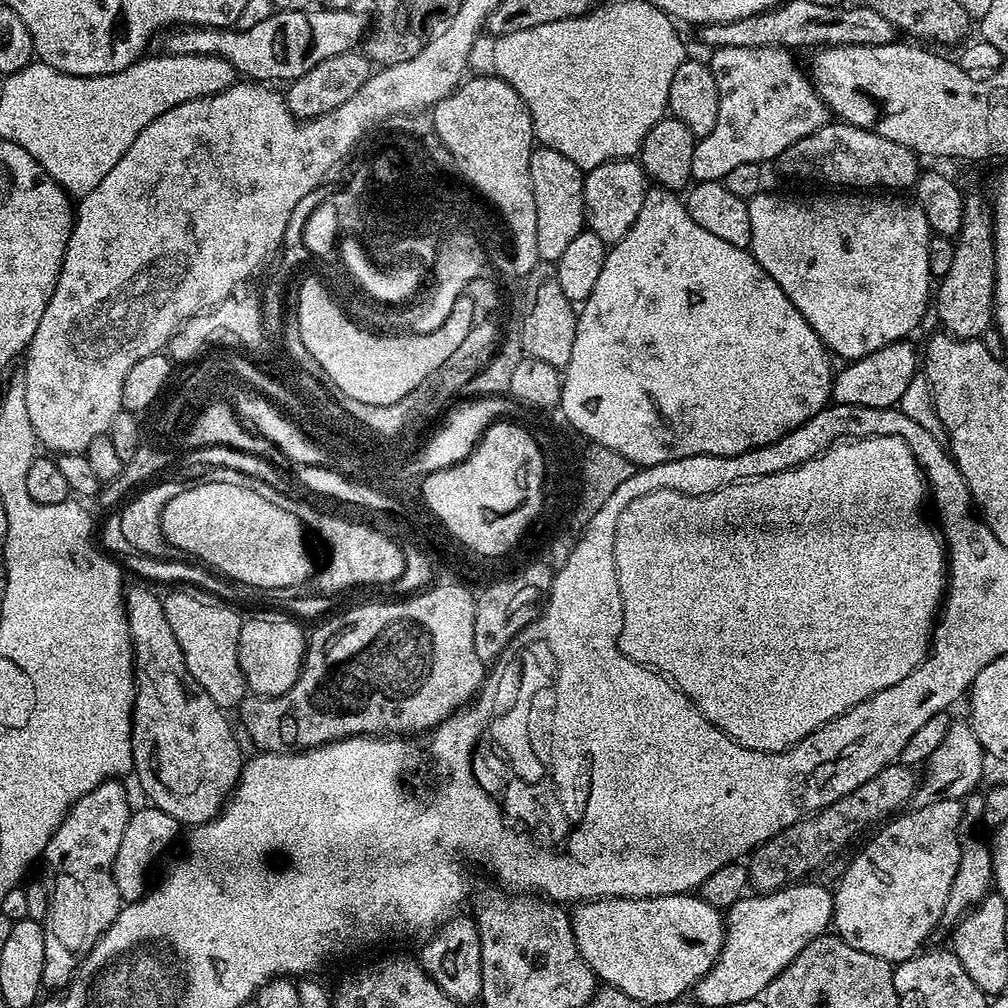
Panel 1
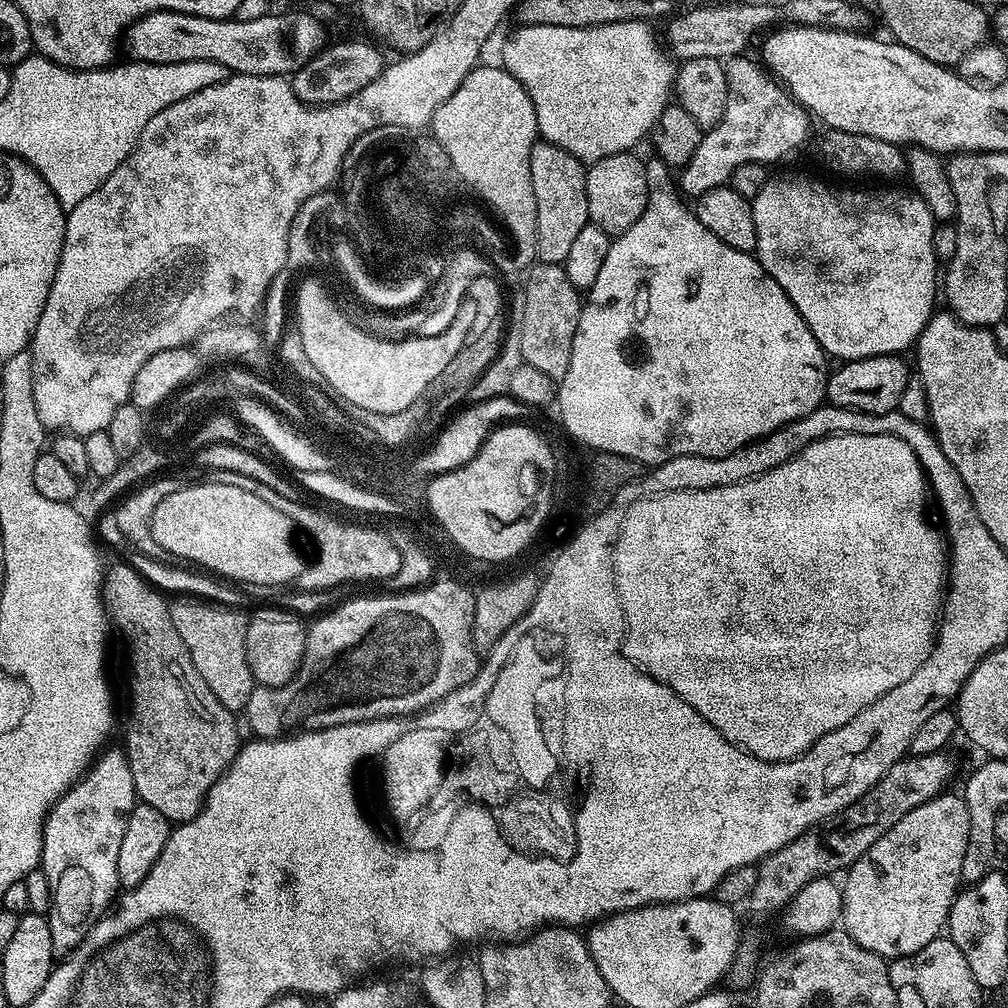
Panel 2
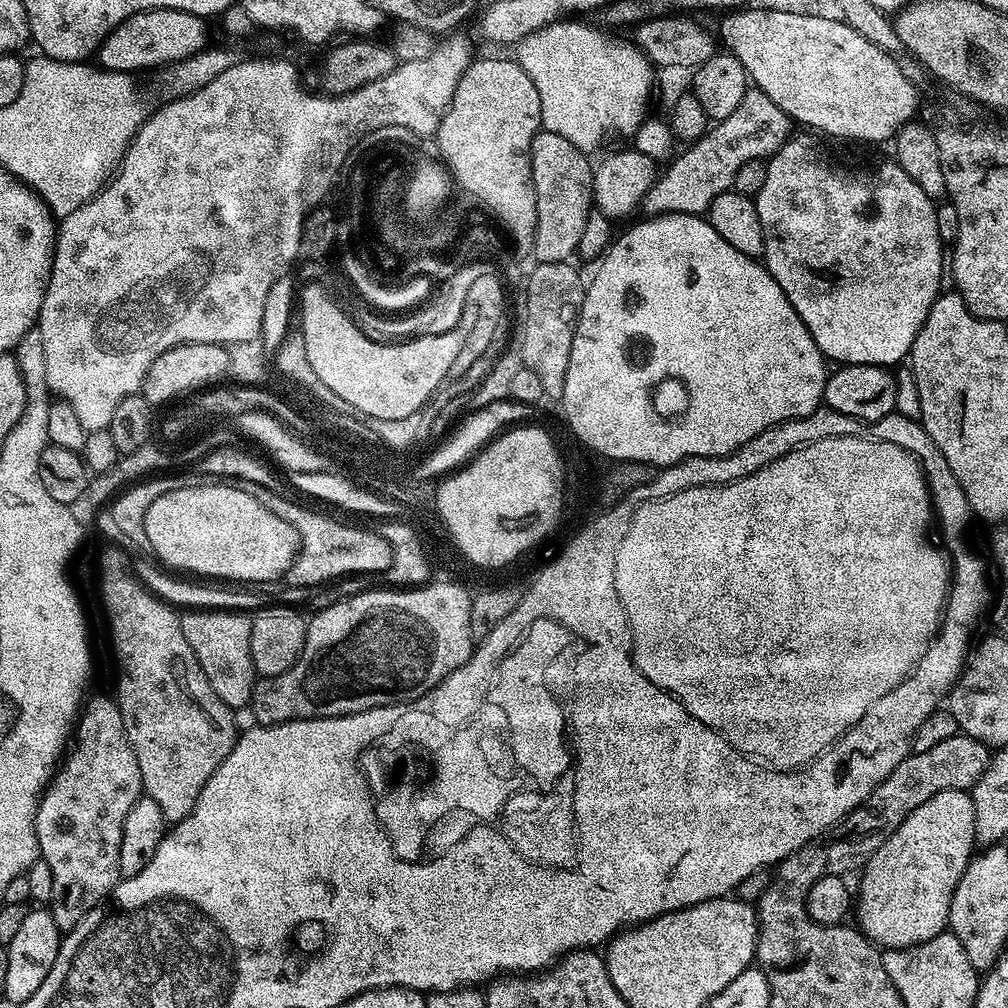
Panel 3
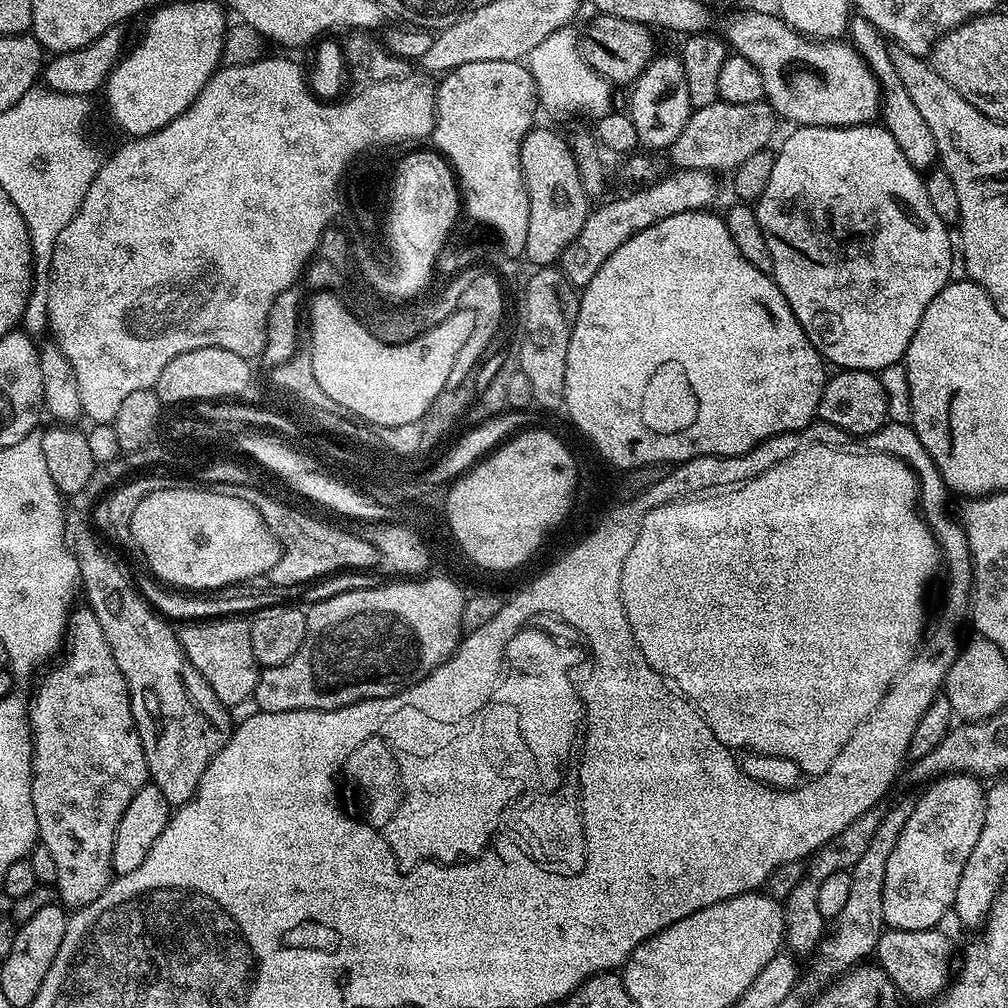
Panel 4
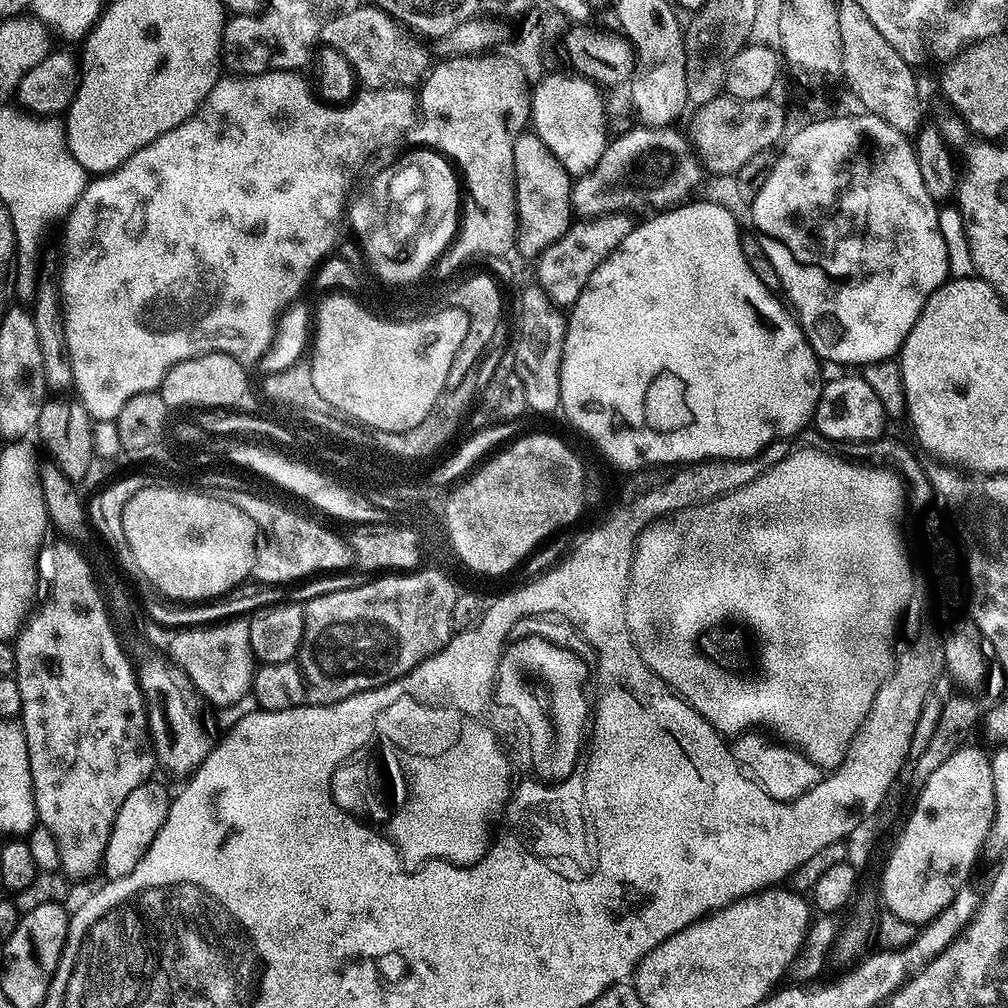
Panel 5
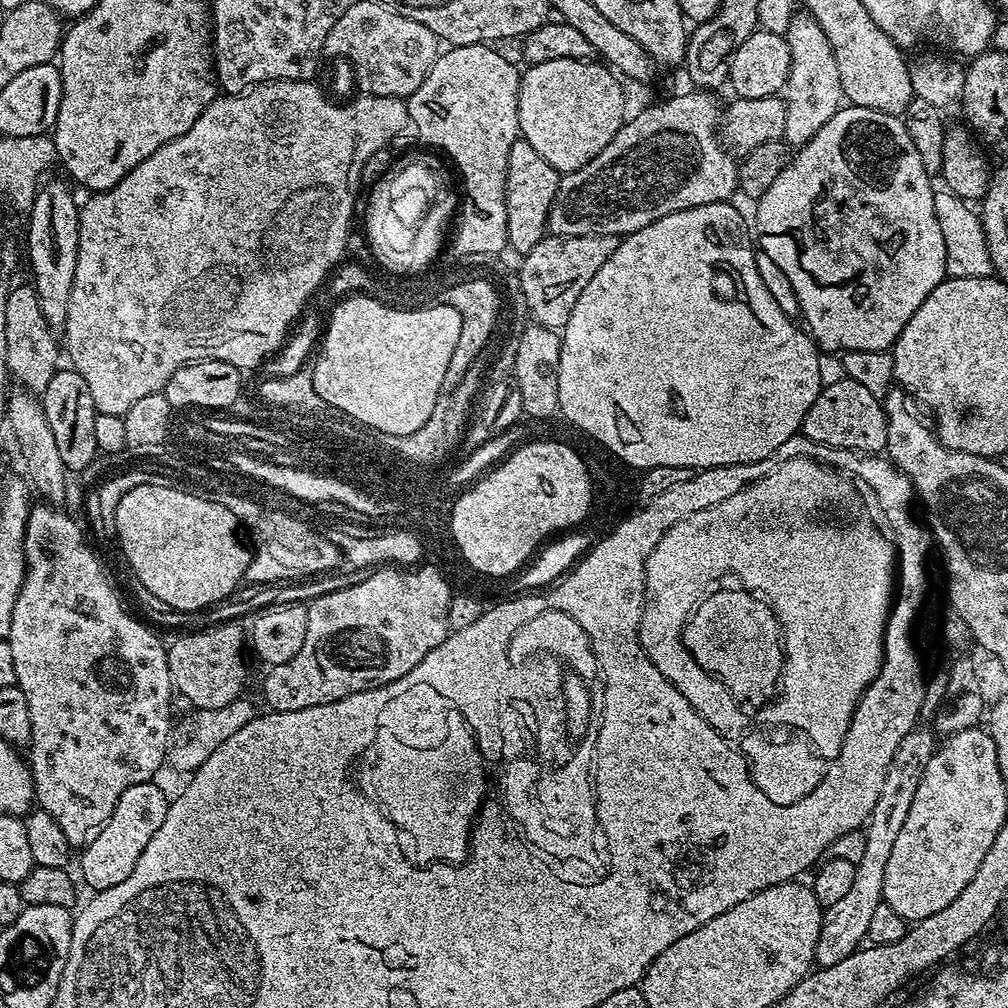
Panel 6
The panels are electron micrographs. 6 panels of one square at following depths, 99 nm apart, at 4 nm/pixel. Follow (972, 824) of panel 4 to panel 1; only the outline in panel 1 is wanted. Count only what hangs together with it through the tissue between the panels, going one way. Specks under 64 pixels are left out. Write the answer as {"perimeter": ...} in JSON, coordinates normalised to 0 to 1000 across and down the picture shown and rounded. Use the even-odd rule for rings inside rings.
{"perimeter":[[[953,795],[923,796],[904,804],[906,806],[898,805],[882,813],[872,822],[874,825],[842,855],[825,885],[824,920],[828,928],[847,938],[847,942],[867,946],[867,950],[875,950],[886,958],[910,947],[918,939],[917,932],[924,927],[929,916],[934,916],[952,850]]]}

